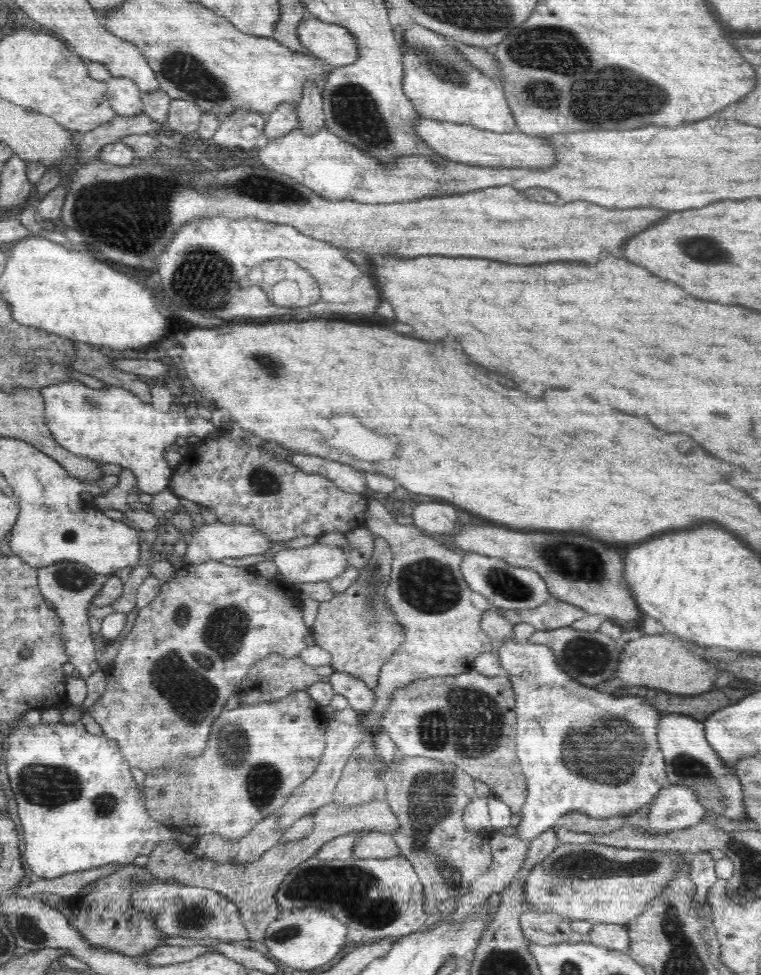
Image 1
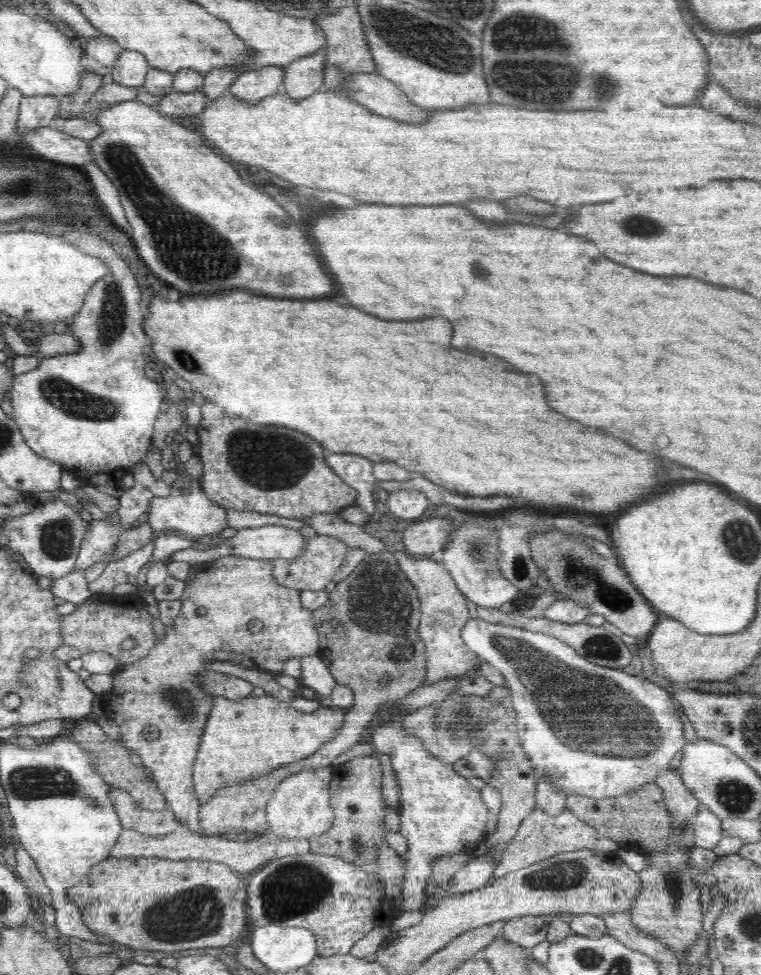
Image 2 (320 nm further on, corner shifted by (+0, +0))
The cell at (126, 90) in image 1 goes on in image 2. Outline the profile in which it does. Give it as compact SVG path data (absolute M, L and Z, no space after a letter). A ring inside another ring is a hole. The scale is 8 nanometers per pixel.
M123 50L112 69L114 83L126 87L139 87L145 83L150 65L142 53L135 50Z

